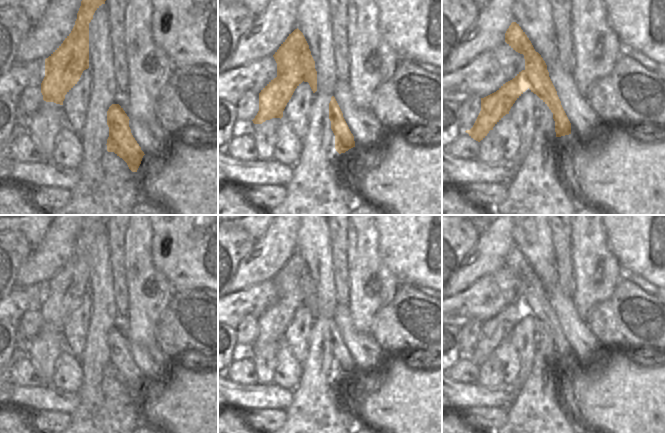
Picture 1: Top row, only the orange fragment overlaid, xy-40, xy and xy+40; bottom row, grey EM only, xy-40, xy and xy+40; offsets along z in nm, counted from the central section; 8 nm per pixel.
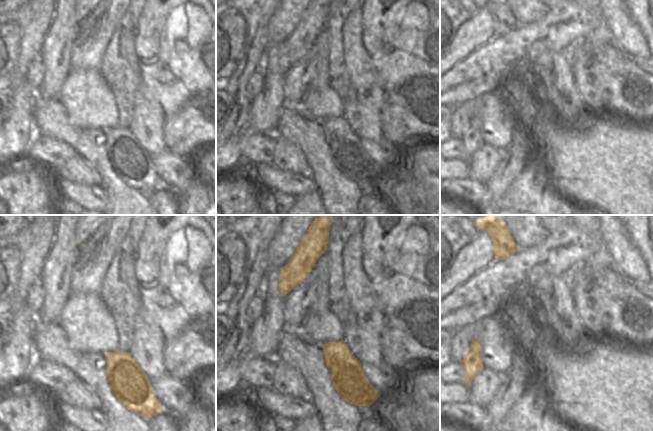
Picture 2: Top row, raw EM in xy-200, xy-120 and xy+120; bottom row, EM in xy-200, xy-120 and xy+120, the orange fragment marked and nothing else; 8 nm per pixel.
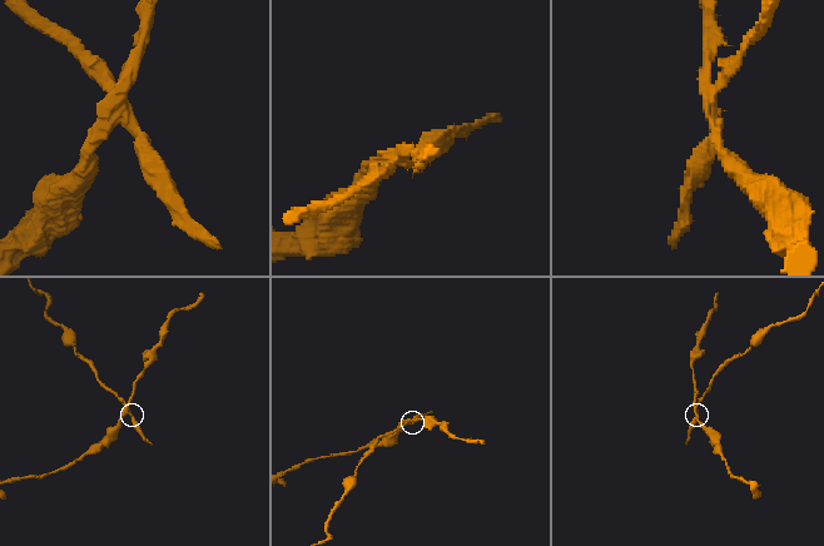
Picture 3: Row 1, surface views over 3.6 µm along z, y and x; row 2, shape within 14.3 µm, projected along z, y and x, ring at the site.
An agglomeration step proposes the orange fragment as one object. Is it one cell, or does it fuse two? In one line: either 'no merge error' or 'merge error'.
merge error

